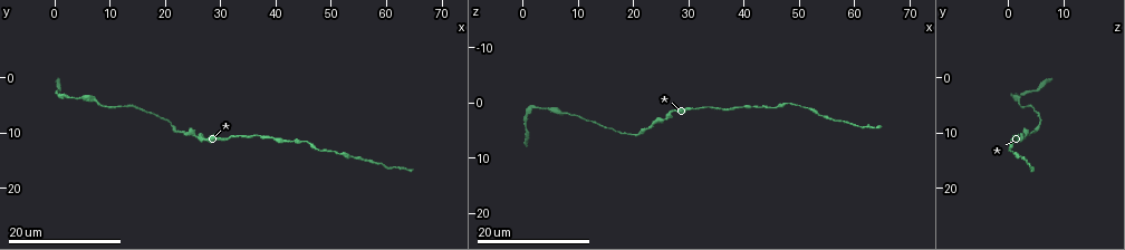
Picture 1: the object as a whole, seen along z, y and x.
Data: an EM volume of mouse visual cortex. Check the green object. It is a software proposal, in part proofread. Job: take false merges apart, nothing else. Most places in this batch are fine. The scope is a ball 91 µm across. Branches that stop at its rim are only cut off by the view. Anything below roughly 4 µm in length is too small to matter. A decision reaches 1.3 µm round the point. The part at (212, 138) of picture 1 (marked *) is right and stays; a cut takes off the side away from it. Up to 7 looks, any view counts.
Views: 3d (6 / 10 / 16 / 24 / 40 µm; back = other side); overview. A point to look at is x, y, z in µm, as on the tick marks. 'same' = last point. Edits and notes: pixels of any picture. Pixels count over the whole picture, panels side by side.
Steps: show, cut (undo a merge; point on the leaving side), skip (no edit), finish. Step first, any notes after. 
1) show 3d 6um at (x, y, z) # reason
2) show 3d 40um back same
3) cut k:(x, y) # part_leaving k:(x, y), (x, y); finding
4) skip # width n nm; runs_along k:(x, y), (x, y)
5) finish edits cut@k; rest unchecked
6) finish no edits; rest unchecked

show 3d 24um at (0.5, 3.0, 3.5)

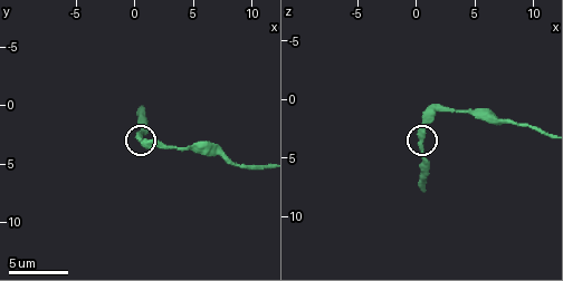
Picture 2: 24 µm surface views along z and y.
show 3d 10um at (0.4, 3.0, 3.0)

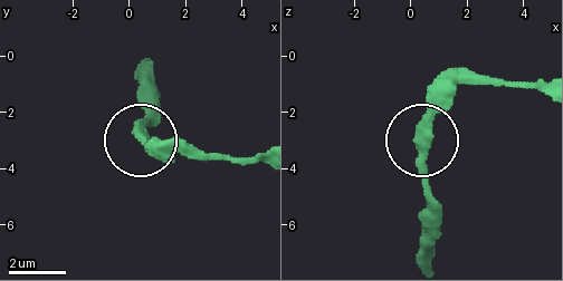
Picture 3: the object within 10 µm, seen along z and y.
skip # all the same neuron

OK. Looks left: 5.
show 3d 10um at (5.0, 3.6, 1.2) # sudden change in width

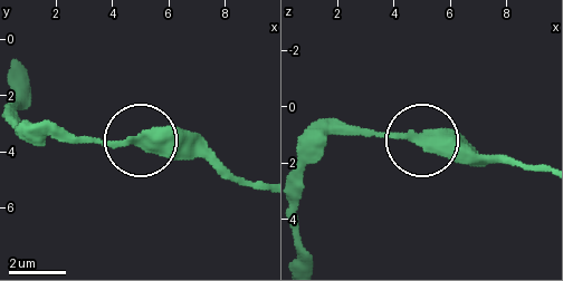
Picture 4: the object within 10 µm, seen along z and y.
show 3d 6um at (5.1, 3.7, 1.3)

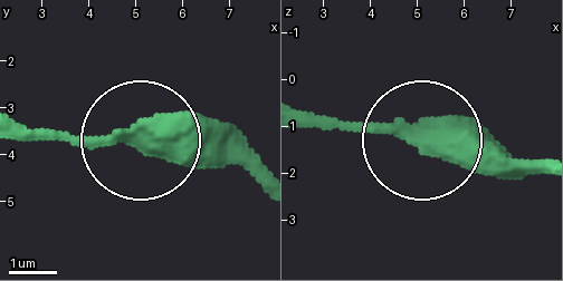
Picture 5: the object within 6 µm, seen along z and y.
skip # width 410 nm; runs_along 5:(536, 165), (308, 125); one neuron here

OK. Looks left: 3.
show 3d 24um at (45.0, 11.0, 1.0) # narrows sharply

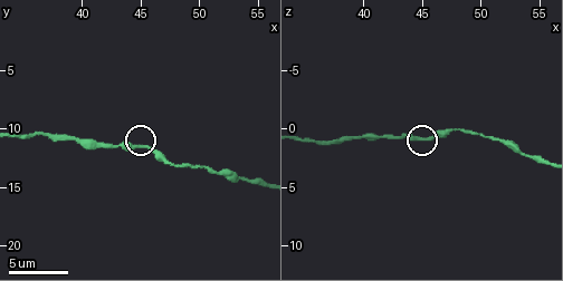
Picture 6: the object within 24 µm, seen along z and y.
show 3d 10um at (45.0, 11.4, 0.8)

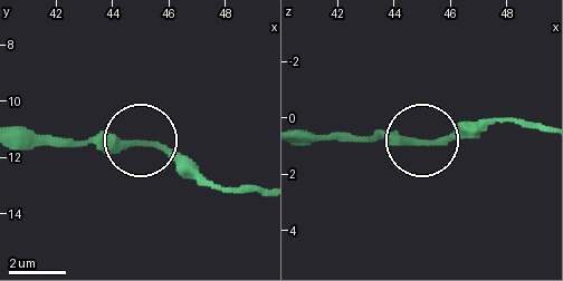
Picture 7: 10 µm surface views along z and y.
skip # runs_along 7:(304, 135), (435, 143), (496, 122); one neuron here

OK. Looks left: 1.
finish no edits; rest unchecked

